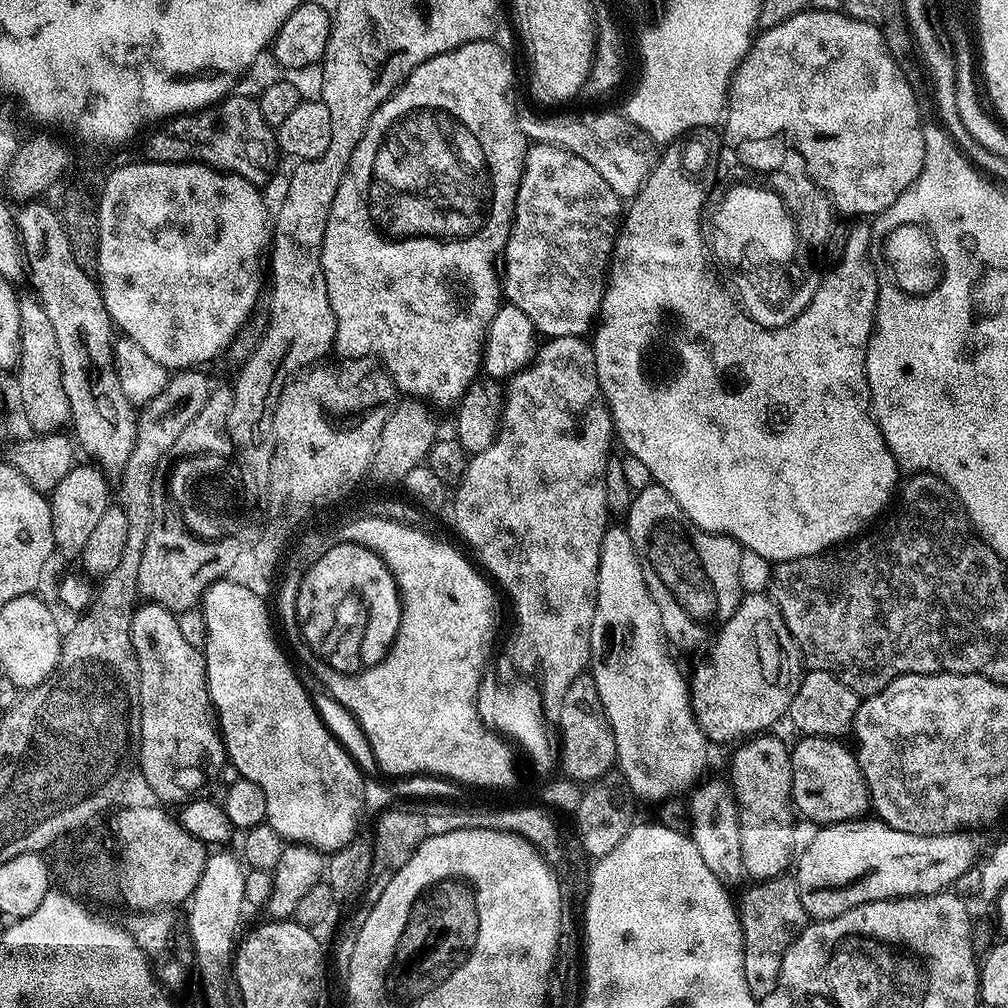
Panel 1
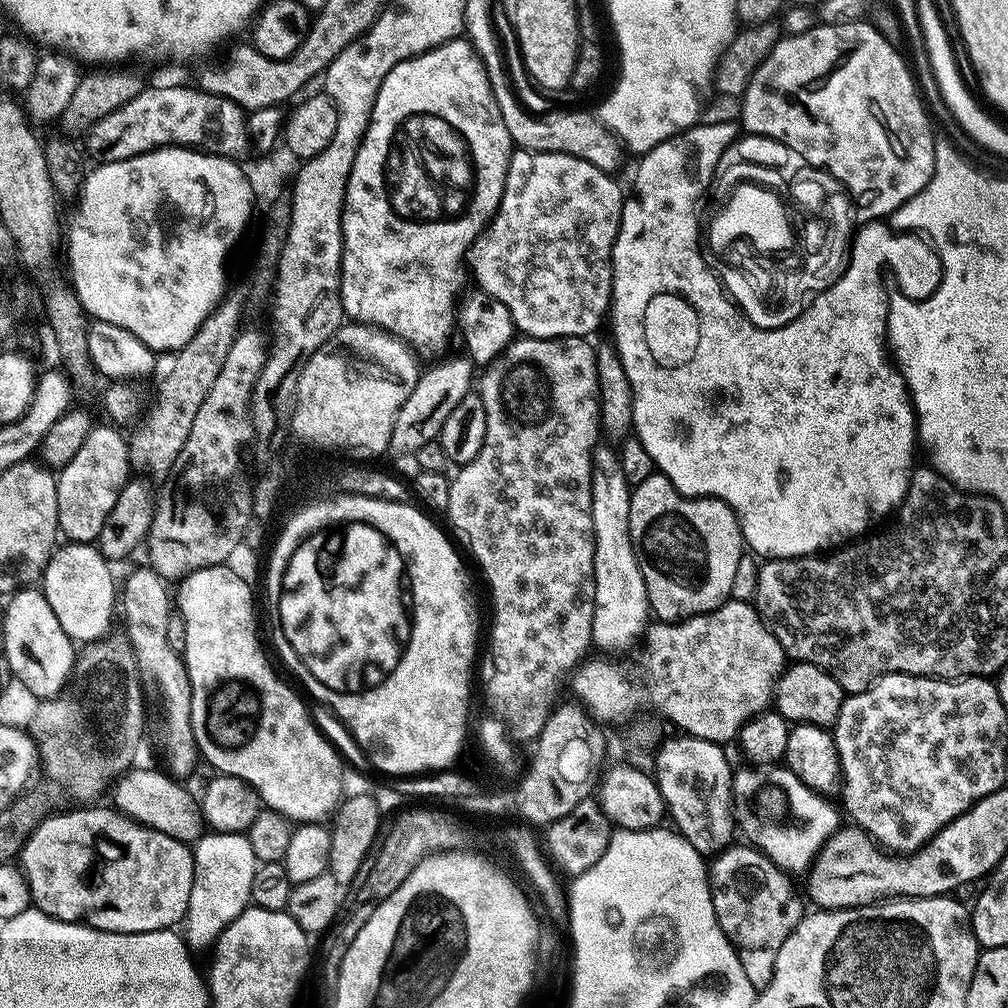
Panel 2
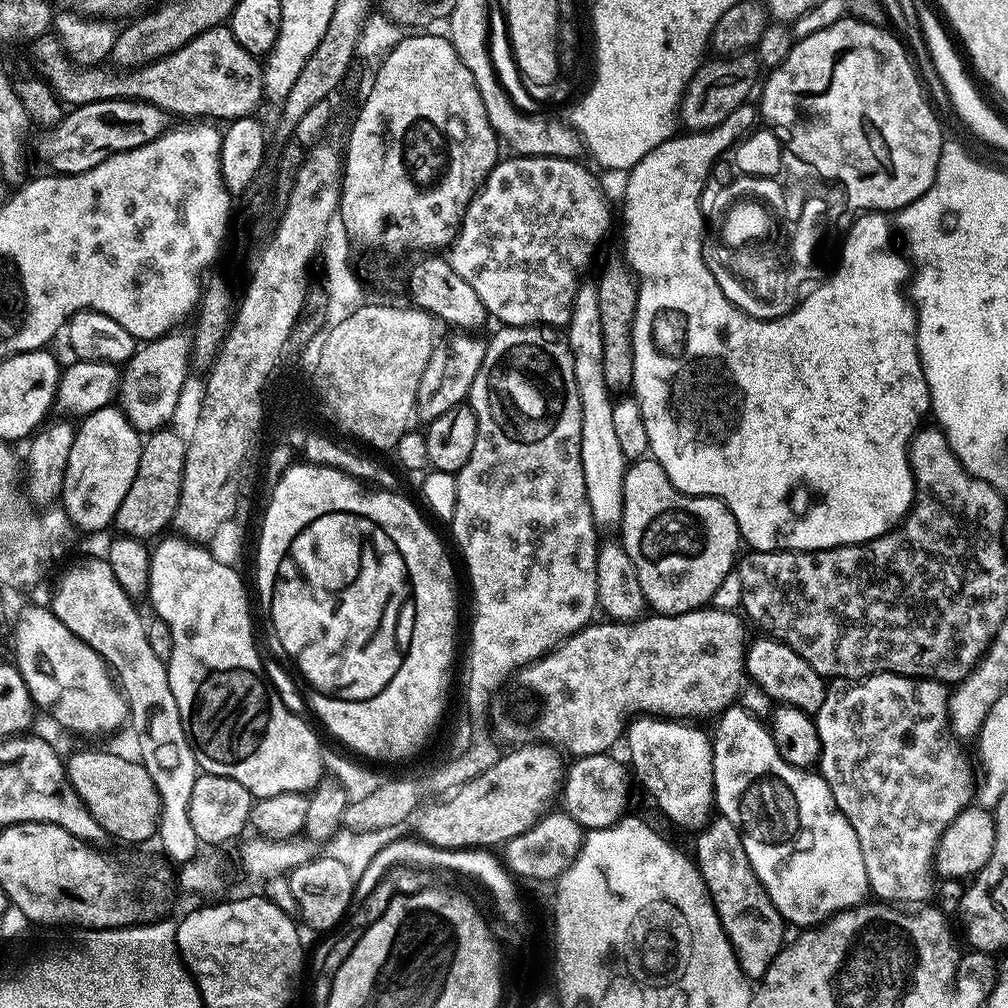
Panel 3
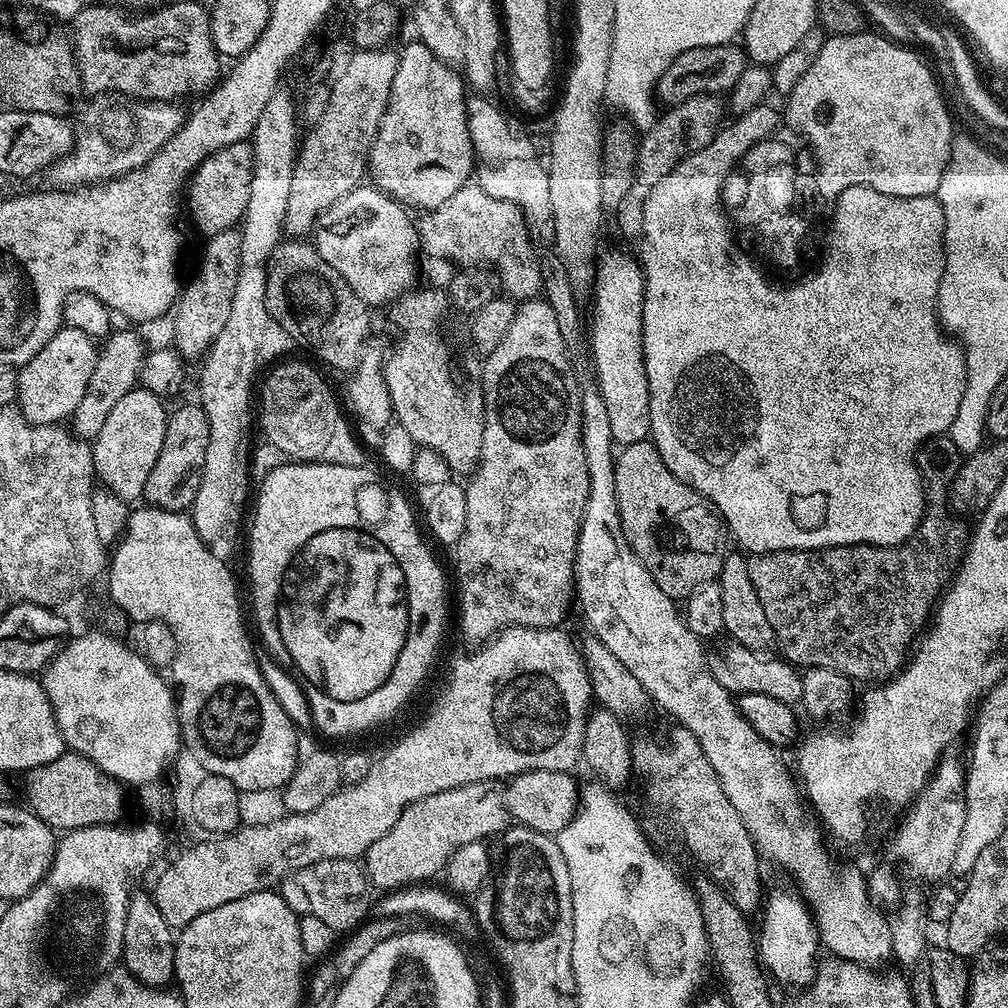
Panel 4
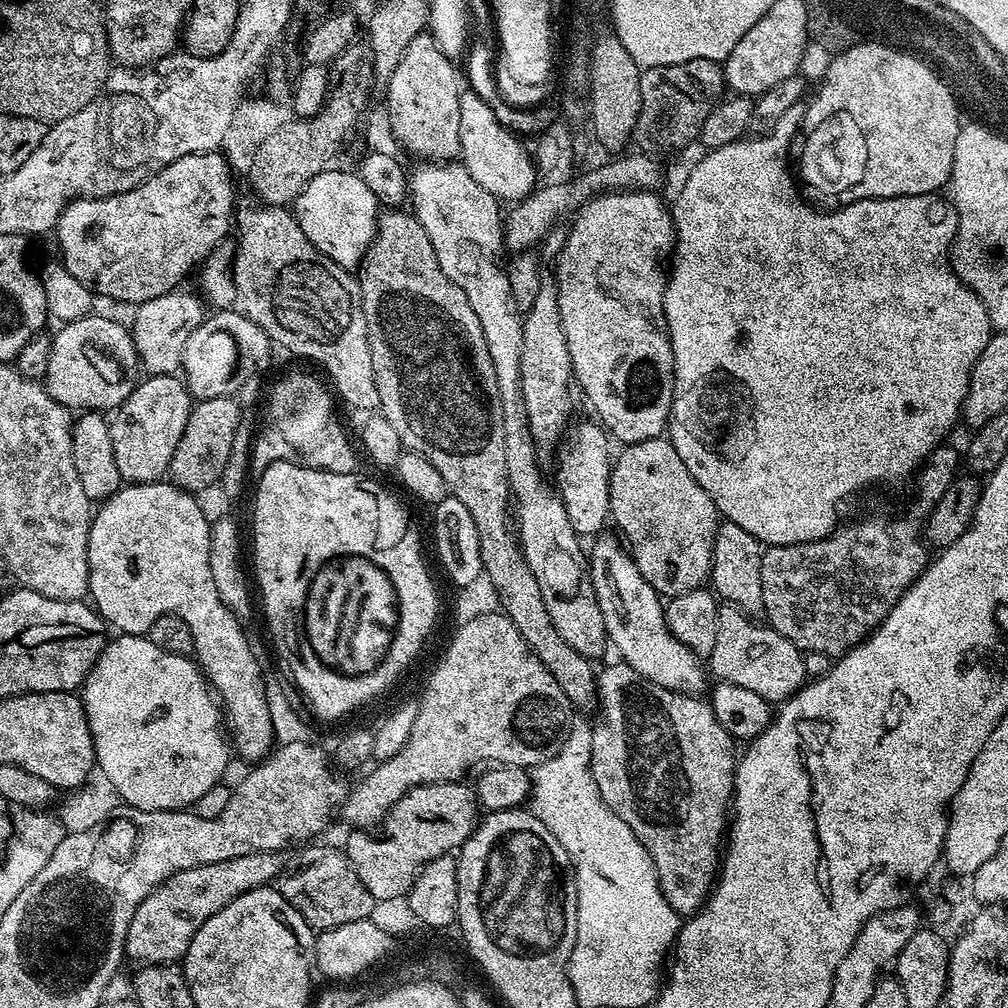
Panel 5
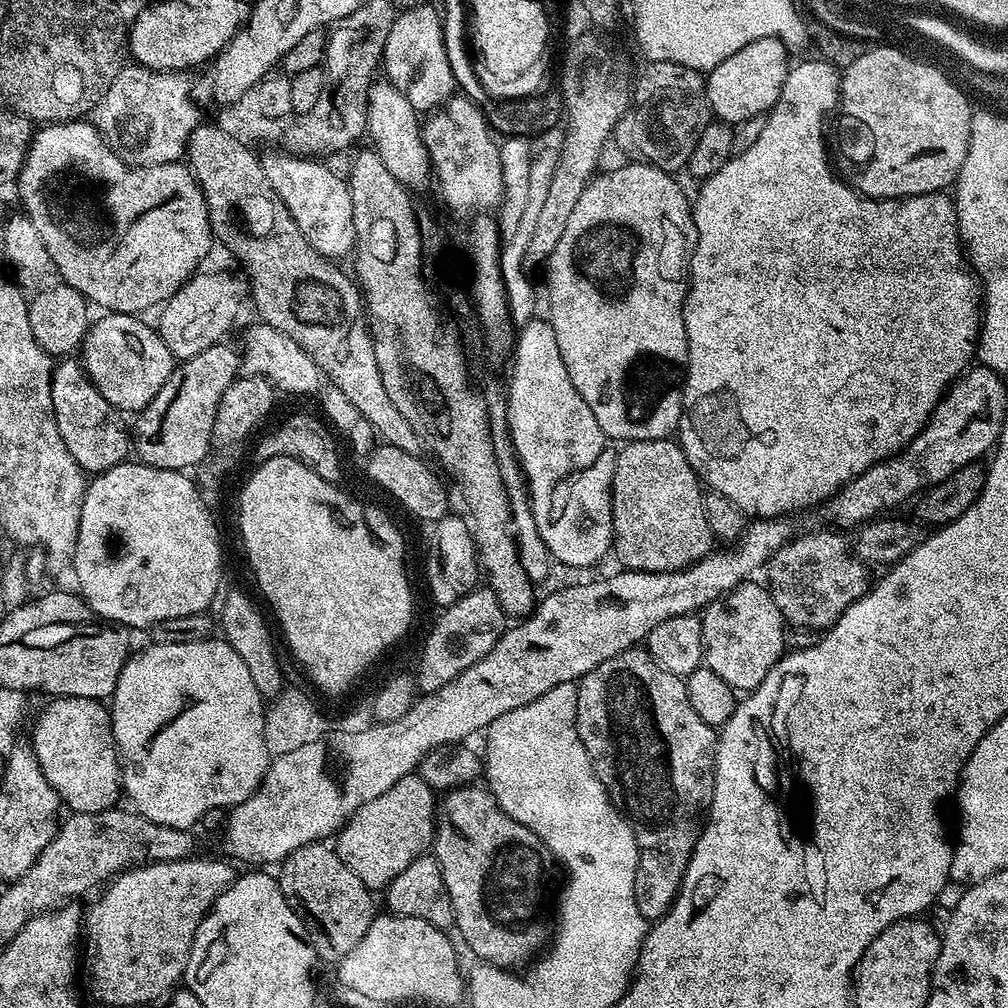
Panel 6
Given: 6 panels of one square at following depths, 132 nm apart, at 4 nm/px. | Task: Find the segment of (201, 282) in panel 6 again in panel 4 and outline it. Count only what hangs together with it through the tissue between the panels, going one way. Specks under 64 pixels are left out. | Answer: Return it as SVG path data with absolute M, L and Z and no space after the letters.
M113 331L107 337L106 343L108 345L105 348L103 345L99 349L94 374L90 374L90 382L86 382L86 392L82 394L82 400L78 402L70 417L71 431L85 442L96 439L98 430L102 430L110 410L114 410L114 405L137 387L144 367L146 347L144 348L143 342L134 333Z

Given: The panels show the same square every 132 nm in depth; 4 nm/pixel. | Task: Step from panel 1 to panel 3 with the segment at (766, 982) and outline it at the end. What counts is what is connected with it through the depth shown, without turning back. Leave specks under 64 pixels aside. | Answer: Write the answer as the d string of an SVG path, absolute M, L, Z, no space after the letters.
M713 818L697 836L700 837L696 840L695 859L704 884L712 895L720 925L724 927L724 933L728 935L728 941L736 952L740 969L749 981L758 982L766 970L770 970L780 949L785 947L786 921L782 914L778 914L774 902L770 902L770 894L766 894L762 882L754 874L736 825L723 818Z

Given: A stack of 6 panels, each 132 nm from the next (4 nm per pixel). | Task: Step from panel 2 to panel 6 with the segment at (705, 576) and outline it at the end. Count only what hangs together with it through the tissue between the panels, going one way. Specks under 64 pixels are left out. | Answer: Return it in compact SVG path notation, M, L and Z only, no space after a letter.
M675 439L633 440L625 443L616 453L612 479L614 556L624 563L621 565L625 569L634 572L676 572L697 564L714 548L714 537L704 509L705 495L700 477Z

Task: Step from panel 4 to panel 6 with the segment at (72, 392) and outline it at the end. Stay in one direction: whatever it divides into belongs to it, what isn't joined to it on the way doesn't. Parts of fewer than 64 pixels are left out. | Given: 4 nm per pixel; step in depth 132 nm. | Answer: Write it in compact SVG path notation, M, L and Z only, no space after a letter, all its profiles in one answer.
M114 312L101 315L101 317L97 324L95 321L89 327L84 336L82 345L84 373L88 375L92 385L100 391L102 398L106 398L106 402L110 402L121 413L139 413L140 409L145 408L152 401L154 394L158 394L158 390L162 390L162 386L170 378L174 367L172 351L166 346L166 342L162 342L159 331L153 325L151 328L139 315Z

